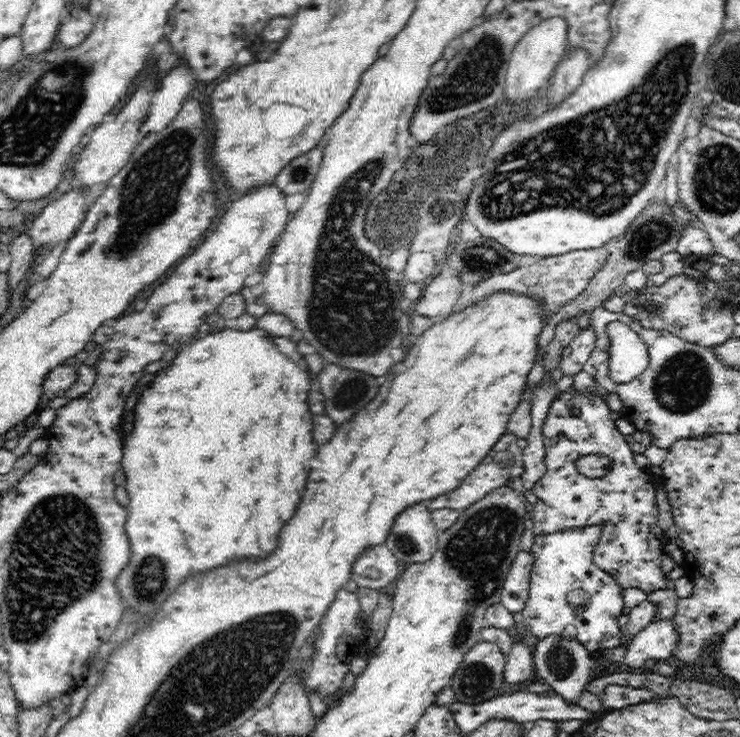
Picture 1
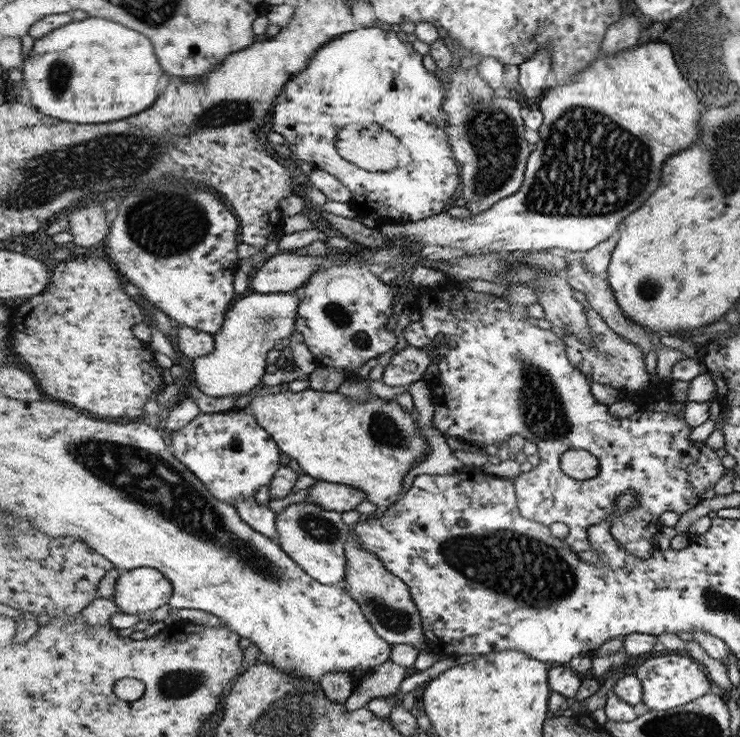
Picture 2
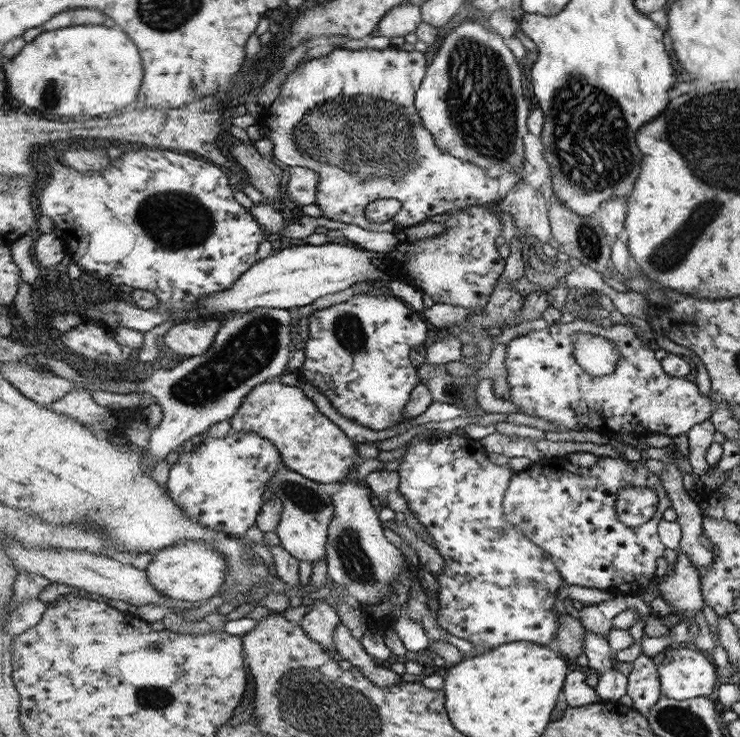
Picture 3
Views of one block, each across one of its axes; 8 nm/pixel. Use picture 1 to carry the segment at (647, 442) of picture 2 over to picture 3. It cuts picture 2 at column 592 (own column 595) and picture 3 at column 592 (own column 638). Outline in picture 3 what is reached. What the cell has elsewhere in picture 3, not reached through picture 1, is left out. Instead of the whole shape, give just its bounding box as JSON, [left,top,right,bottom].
[502,457,671,595]

